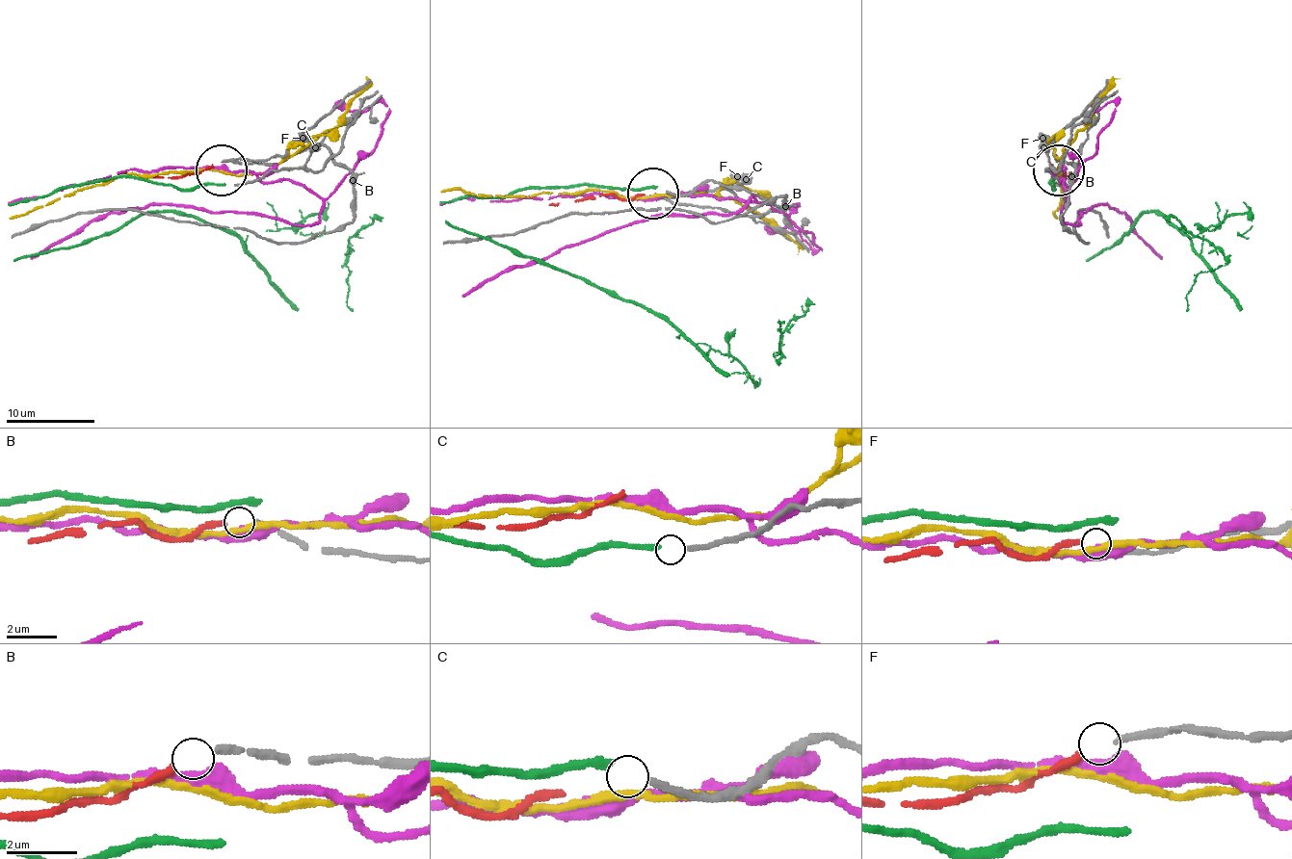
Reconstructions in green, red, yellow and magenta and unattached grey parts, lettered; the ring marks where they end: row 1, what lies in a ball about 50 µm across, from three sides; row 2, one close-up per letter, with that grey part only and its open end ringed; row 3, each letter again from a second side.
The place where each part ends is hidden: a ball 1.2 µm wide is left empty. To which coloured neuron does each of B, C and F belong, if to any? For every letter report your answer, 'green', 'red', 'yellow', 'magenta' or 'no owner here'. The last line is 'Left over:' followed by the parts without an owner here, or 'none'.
B: no owner here
C: green
F: red
Left over: B

